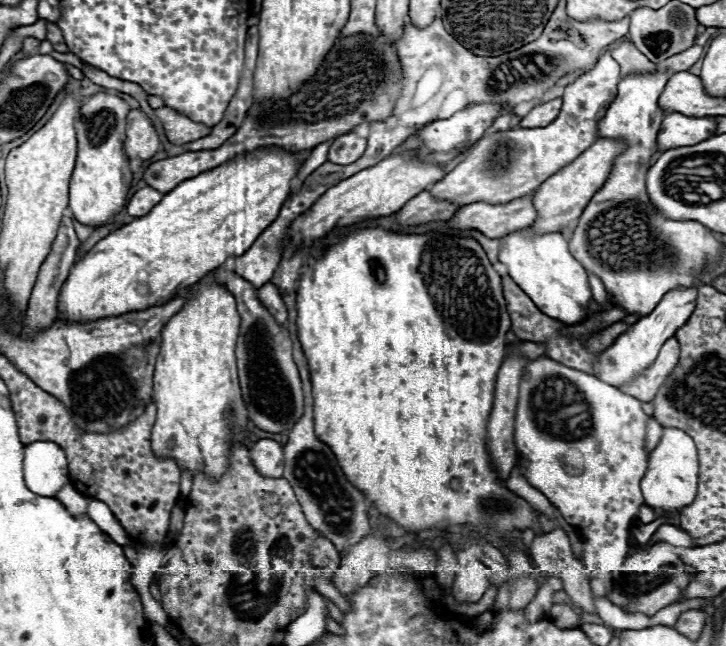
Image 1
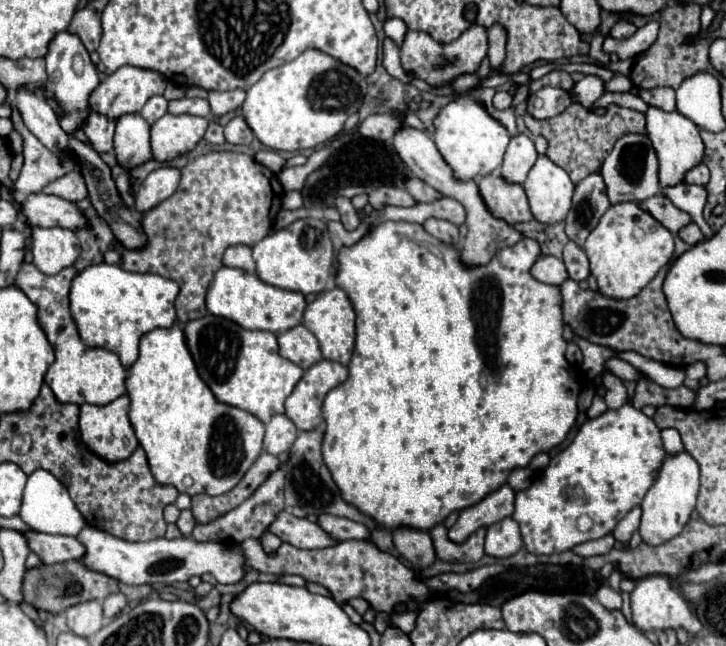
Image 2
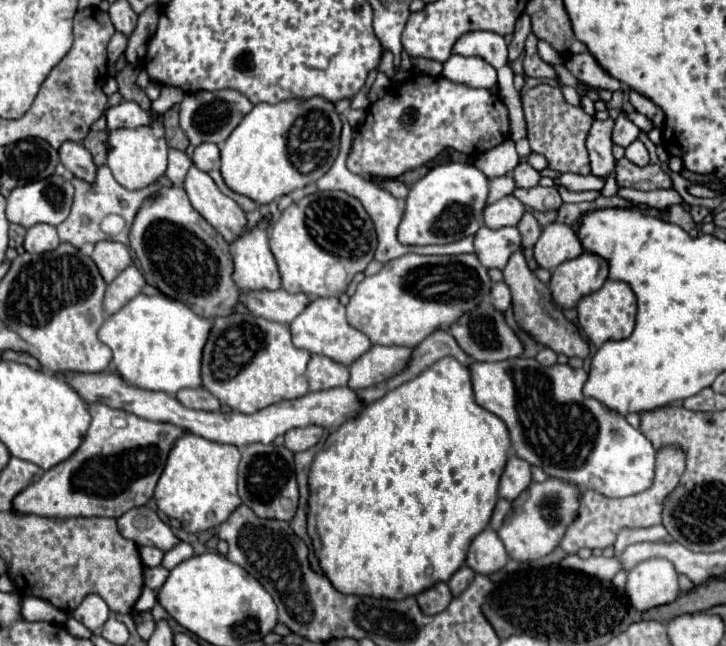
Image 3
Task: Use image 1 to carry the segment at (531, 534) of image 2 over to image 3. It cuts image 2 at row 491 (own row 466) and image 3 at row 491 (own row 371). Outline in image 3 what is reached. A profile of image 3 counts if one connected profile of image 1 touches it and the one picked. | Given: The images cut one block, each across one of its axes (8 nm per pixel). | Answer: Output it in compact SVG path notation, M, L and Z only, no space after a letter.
M548 478L542 484L532 482L528 490L524 490L524 494L520 494L512 502L512 510L506 514L504 524L498 530L498 536L504 542L508 556L518 562L528 562L550 554L558 546L566 526L574 520L578 510L578 498L580 488L568 484L566 480Z

